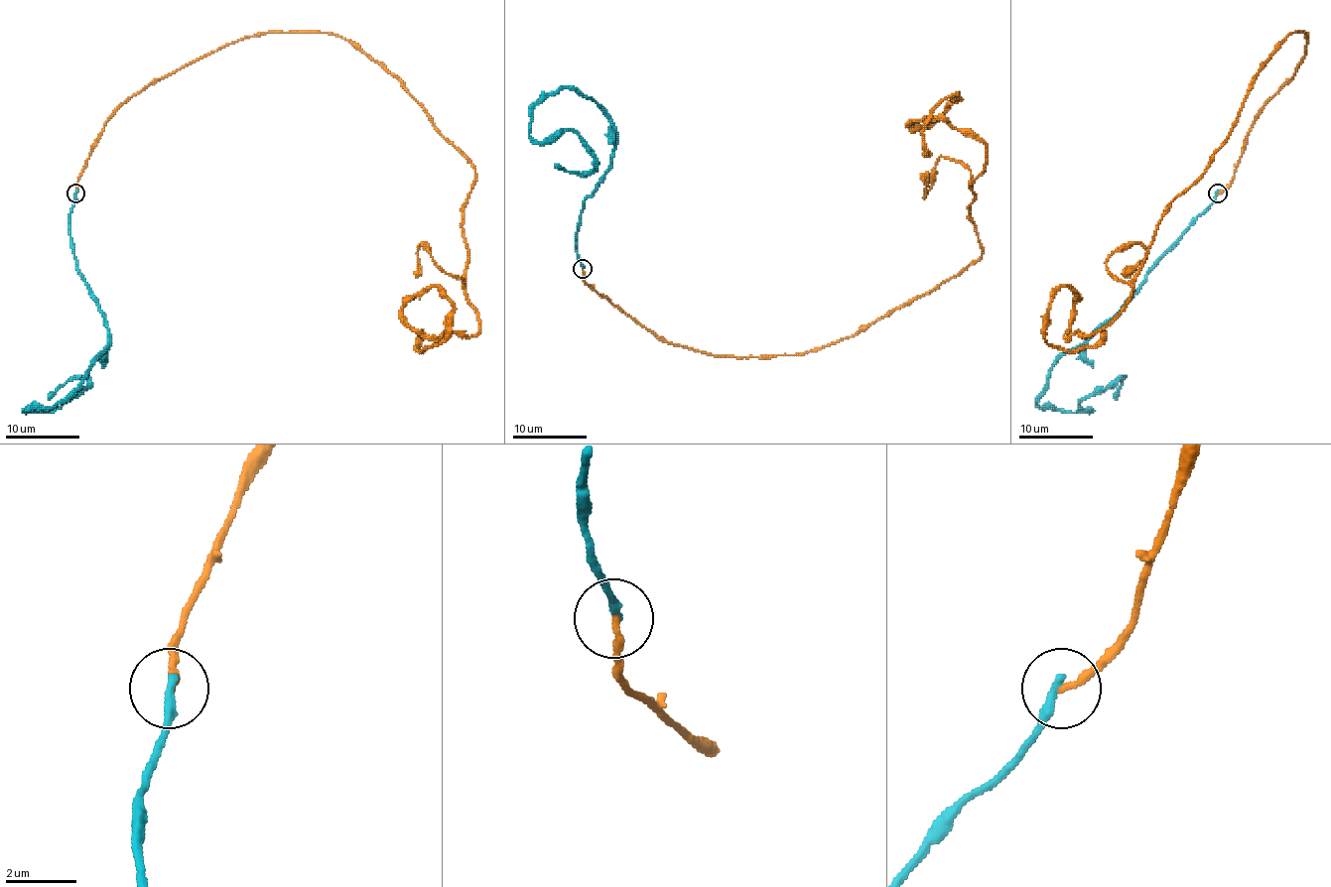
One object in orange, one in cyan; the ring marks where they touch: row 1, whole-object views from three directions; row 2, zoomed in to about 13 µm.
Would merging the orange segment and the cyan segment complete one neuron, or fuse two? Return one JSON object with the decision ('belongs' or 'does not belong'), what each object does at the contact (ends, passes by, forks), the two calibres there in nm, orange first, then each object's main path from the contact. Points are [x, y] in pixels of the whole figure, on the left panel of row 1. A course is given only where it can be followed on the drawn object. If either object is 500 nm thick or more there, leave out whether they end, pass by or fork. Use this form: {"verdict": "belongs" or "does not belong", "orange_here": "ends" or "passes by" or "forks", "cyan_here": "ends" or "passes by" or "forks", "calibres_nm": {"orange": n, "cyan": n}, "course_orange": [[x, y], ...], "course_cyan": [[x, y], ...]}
{"verdict": "does not belong", "orange_here": "ends", "cyan_here": "ends", "calibres_nm": {"orange": 200, "cyan": 280}, "course_orange": [[75, 193], [159, 78], [332, 32], [474, 170], [478, 330], [421, 336], [432, 286], [423, 328]], "course_cyan": [[75, 193], [70, 247], [107, 343], [61, 401], [22, 413], [60, 407], [87, 381], [68, 379], [48, 399]]}

